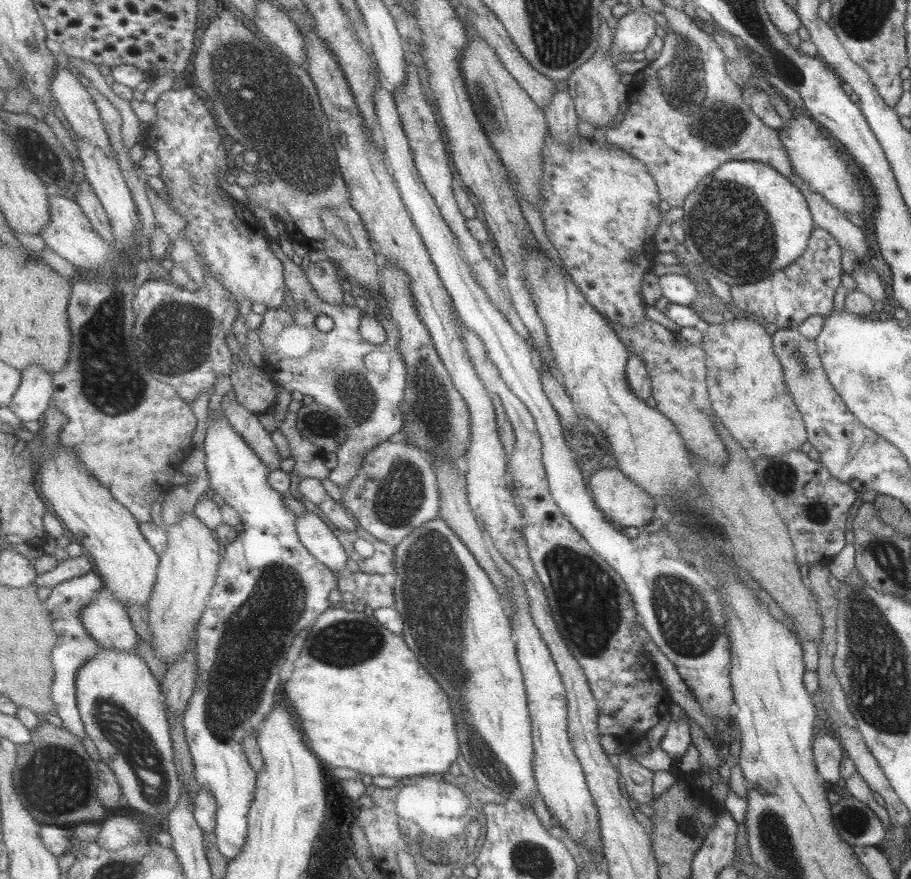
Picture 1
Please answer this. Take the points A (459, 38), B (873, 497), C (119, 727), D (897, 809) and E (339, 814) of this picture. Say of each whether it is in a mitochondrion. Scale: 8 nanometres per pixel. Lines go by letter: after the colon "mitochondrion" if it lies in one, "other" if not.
A: other
B: other
C: mitochondrion
D: other
E: other

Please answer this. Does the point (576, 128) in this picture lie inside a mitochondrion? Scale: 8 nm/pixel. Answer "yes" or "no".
no

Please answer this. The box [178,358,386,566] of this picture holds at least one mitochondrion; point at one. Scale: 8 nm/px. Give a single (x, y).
(354, 388)

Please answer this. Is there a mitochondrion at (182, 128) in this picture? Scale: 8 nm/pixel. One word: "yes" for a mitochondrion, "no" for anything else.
no

